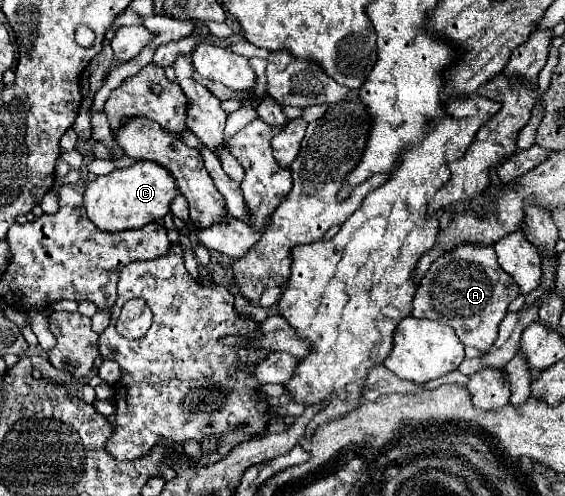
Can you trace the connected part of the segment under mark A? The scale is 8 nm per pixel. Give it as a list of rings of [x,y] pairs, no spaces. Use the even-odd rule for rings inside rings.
[[[457,246],[455,254],[437,258],[427,270],[415,292],[413,316],[443,322],[455,330],[465,346],[487,352],[497,340],[499,324],[505,318],[509,304],[517,296],[515,282],[499,268],[493,246]]]

